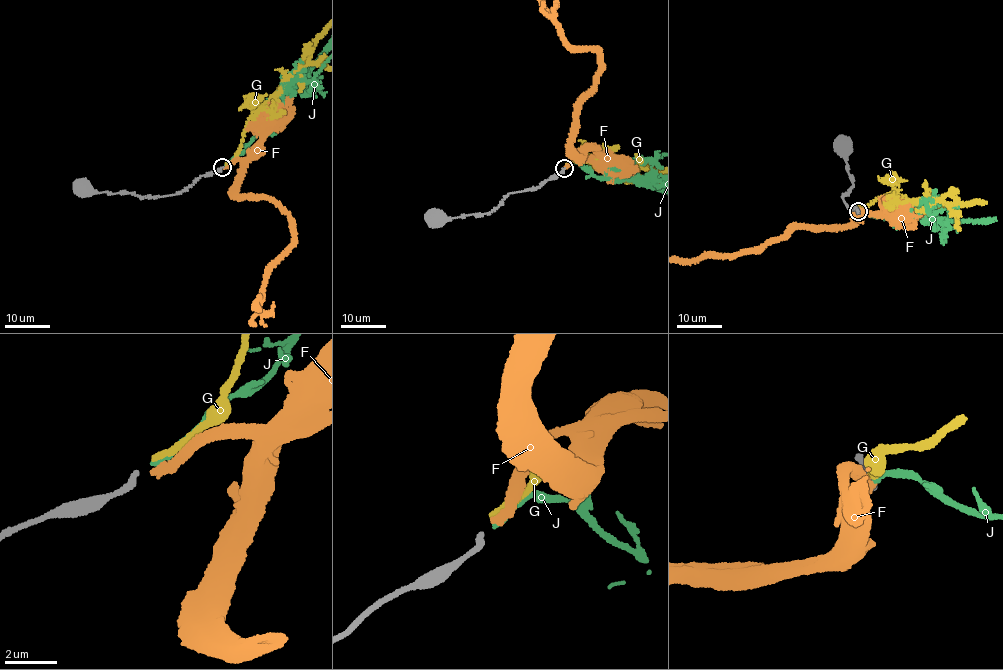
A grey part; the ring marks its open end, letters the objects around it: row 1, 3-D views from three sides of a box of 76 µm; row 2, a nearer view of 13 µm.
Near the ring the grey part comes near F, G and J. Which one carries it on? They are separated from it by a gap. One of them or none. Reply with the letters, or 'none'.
J

